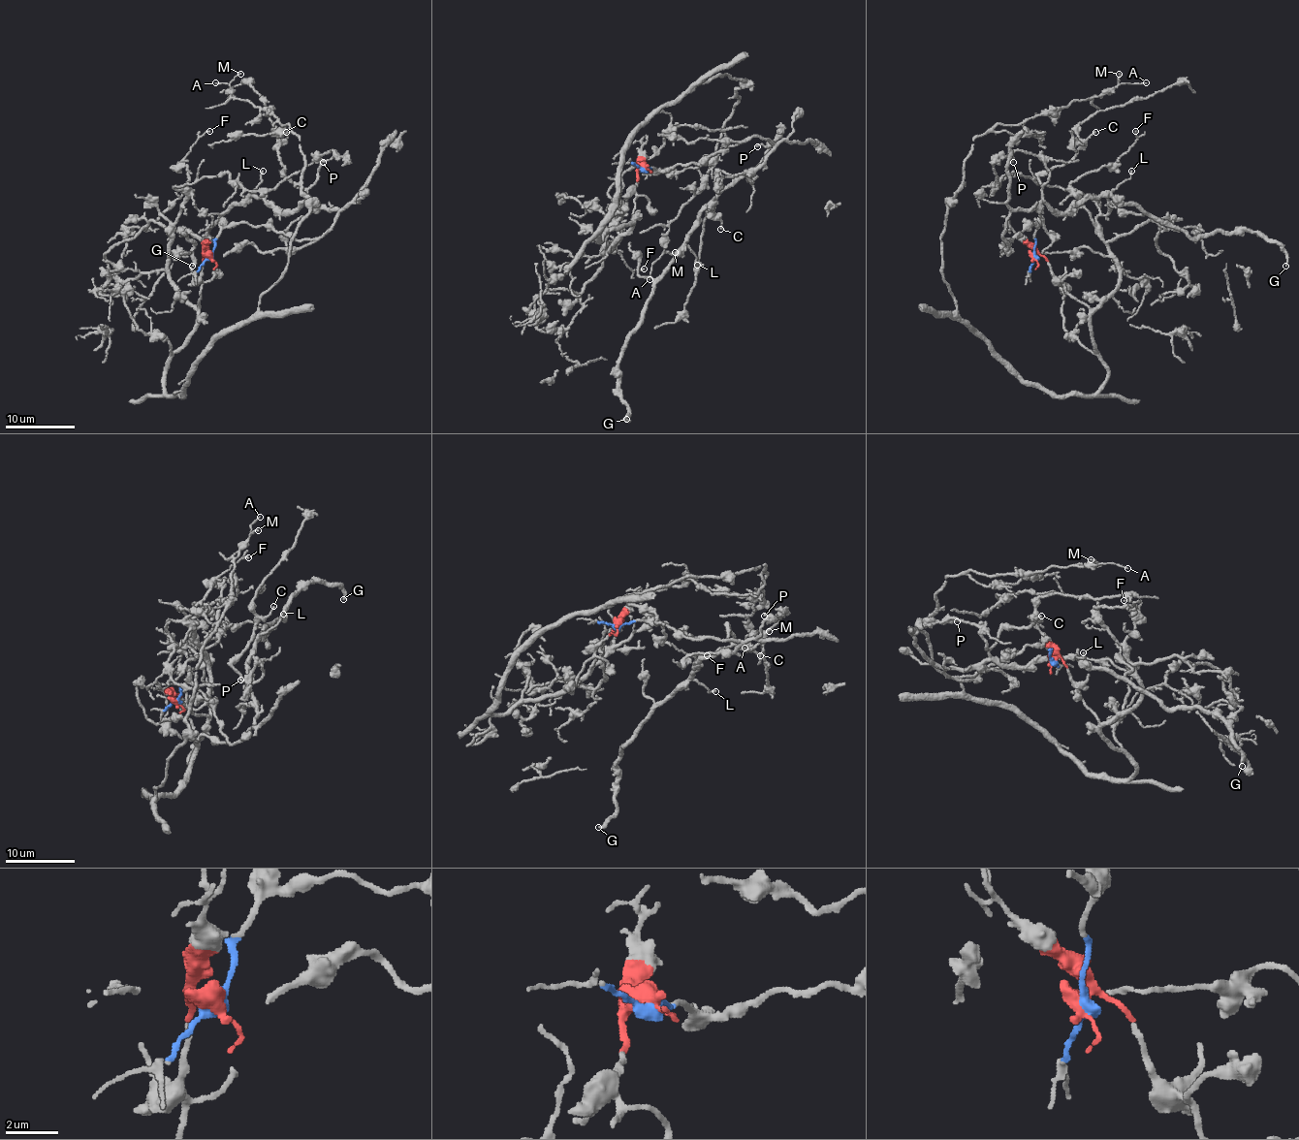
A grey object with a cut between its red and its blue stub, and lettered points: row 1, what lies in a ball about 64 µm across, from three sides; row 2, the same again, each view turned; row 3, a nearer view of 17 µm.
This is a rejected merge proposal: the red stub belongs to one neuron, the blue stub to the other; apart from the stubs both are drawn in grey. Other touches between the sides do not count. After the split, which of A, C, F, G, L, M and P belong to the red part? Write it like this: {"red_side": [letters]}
{"red_side": ["A", "F", "M"]}

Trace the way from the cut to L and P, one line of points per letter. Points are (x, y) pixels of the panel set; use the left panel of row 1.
L: (209, 257), (225, 227), (269, 226), (311, 239), (339, 211), (304, 202), (277, 211), (251, 193), (263, 170)
P: (209, 257), (240, 222), (322, 236), (339, 211), (306, 198), (319, 158), (334, 151), (322, 161)

